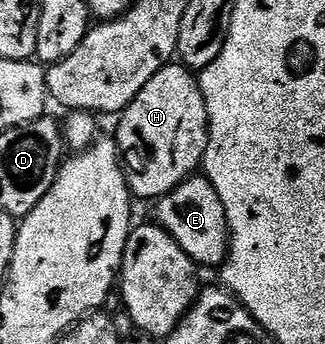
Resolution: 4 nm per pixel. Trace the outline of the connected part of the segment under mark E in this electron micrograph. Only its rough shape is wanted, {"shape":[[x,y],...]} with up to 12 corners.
{"shape":[[203,176],[155,203],[155,221],[201,267],[228,254],[226,208]]}

